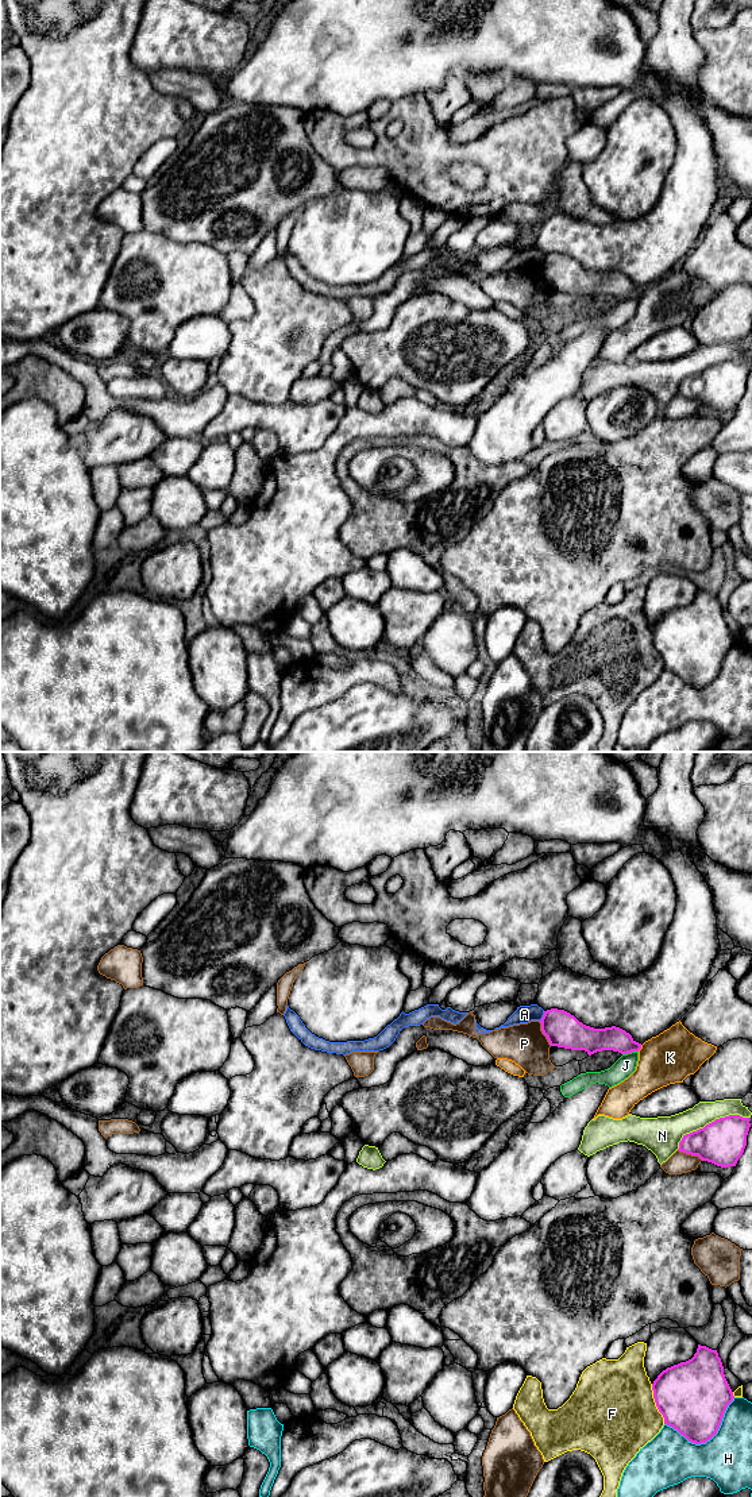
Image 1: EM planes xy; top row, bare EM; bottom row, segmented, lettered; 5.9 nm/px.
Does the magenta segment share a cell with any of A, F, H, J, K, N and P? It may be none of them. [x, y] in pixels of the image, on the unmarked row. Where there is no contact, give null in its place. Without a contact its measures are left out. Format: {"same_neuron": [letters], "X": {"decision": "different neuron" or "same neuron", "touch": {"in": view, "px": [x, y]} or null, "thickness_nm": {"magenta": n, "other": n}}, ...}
{"same_neuron": [], "A": {"decision": "different neuron", "touch": {"in": "xy", "px": [543, 261]}, "thickness_nm": {"magenta": 200, "other": 110}}, "F": {"decision": "different neuron", "touch": {"in": "xy", "px": [656, 648]}, "thickness_nm": {"magenta": 420, "other": 500}}, "H": {"decision": "different neuron", "touch": {"in": "xy", "px": [708, 683]}, "thickness_nm": {"magenta": 400, "other": 300}}, "J": {"decision": "different neuron", "touch": {"in": "xy", "px": [629, 296]}, "thickness_nm": {"magenta": 150, "other": 120}}, "K": {"decision": "different neuron", "touch": {"in": "xy", "px": [640, 292]}, "thickness_nm": {"magenta": 140, "other": 300}}, "N": {"decision": "different neuron", "touch": {"in": "xy", "px": [709, 367]}, "thickness_nm": {"magenta": 280, "other": 180}}, "P": {"decision": "different neuron", "touch": {"in": "xy", "px": [543, 277]}, "thickness_nm": {"magenta": 200, "other": 240}}}

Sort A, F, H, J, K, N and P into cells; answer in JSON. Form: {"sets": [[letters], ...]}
{"sets": [["A"], ["F"], ["H"], ["J"], ["K"], ["N"], ["P"]]}

